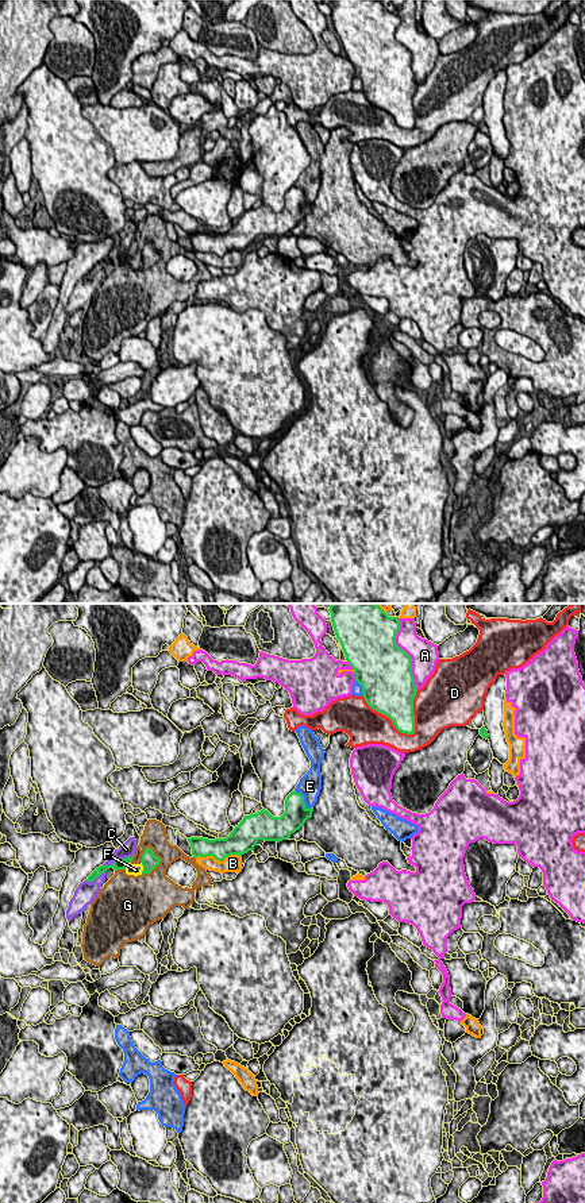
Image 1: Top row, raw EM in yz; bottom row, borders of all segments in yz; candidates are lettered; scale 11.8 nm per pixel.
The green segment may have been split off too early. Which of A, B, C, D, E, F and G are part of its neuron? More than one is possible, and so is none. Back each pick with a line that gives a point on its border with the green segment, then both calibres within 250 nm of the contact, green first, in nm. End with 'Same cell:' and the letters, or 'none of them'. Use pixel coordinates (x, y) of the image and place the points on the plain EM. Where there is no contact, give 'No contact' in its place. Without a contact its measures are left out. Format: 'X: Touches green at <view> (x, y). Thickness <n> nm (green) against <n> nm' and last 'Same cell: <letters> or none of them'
Same cell: none of them

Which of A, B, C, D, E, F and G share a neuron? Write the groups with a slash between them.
A B / C / D / E / F G

